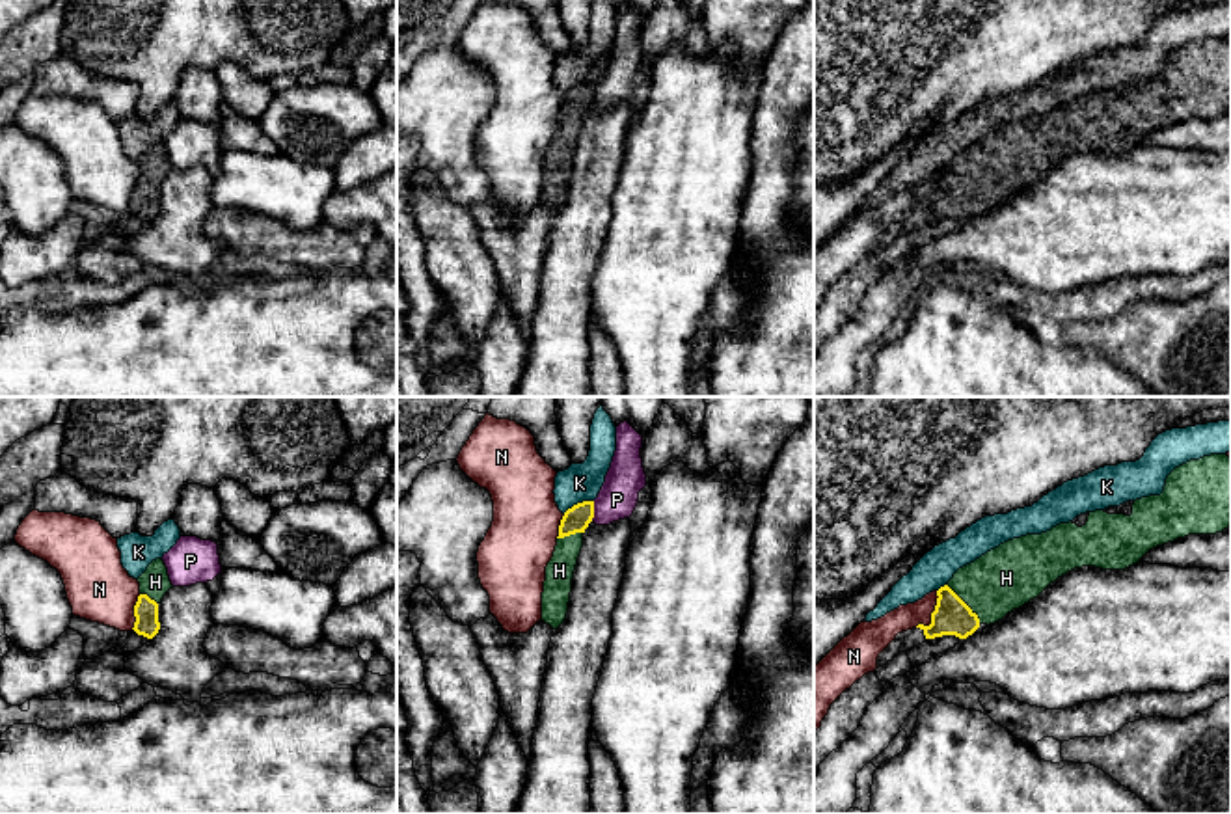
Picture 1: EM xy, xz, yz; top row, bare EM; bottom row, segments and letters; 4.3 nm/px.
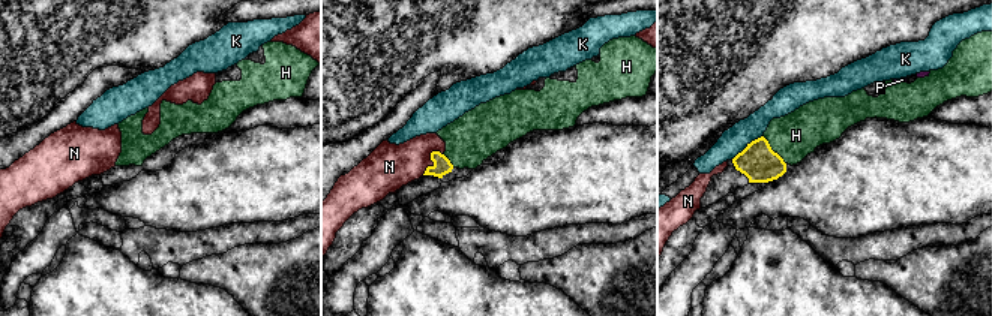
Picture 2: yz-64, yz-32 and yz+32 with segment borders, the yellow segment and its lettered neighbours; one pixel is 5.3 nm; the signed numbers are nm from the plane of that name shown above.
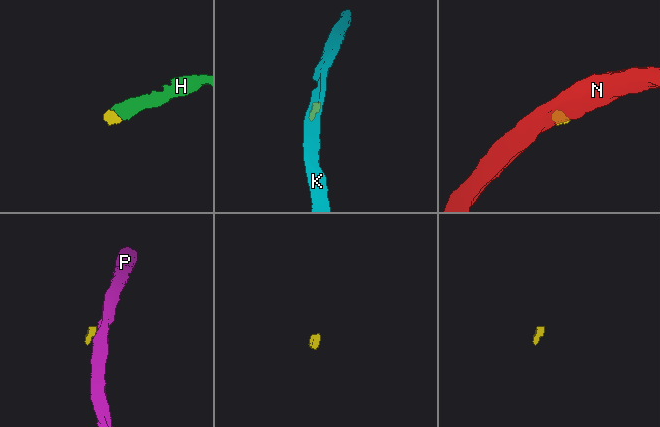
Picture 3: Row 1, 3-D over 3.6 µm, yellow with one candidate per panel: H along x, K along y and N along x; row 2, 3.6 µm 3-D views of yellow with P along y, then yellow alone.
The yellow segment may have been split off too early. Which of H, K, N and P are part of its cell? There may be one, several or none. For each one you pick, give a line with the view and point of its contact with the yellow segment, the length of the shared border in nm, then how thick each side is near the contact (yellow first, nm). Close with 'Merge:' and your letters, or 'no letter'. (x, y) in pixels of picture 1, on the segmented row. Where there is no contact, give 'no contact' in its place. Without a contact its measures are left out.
H: contact yz (965, 604); length 220 nm; calibres 160 and 280 nm
Merge: H

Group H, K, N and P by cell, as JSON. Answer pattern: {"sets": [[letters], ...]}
{"sets": [["H"], ["K"], ["N"], ["P"]]}

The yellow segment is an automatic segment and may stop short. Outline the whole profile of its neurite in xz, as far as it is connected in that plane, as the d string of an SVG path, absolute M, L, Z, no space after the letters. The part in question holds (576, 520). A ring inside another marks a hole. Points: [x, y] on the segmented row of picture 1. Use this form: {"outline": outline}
{"outline": "M594 501L568 509L559 525L557 546L546 566L542 620L557 630L568 613L572 577L583 548L583 533L594 518Z"}

